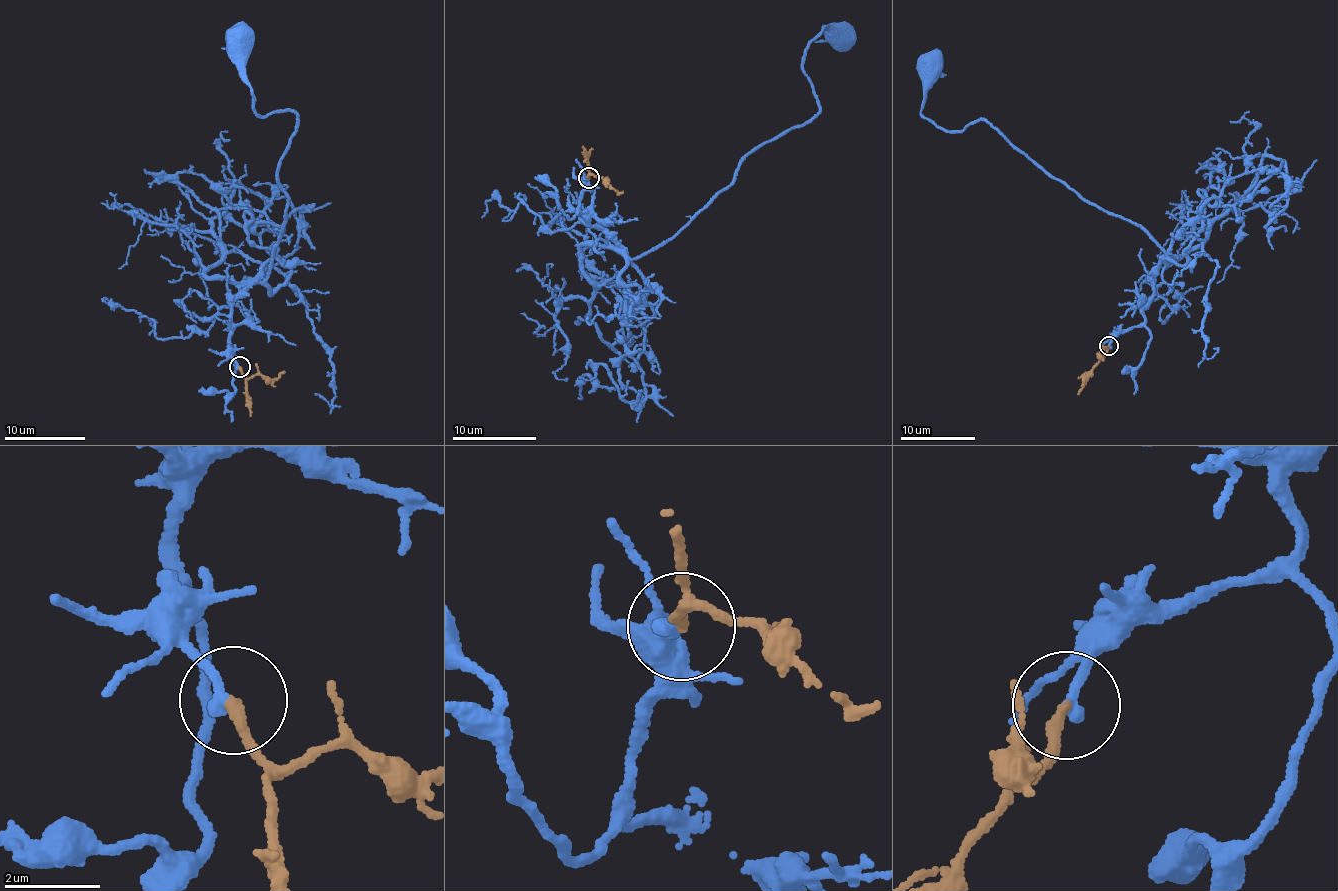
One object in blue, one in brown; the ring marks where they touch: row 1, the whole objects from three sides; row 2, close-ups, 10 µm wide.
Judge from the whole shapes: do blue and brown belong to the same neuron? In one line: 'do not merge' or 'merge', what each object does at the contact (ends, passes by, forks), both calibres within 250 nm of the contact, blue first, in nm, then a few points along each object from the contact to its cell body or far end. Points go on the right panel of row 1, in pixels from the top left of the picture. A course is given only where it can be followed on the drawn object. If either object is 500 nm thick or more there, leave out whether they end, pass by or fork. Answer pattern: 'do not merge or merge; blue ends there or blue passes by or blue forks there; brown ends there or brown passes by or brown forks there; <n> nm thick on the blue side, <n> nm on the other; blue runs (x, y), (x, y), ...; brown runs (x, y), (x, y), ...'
merge; blue ends there; brown ends there; 240 nm thick on the blue side, 240 nm on the other; blue runs (1108, 346), (1144, 320), (1165, 252), (987, 120), (937, 127), (921, 113), (933, 71); brown runs (1108, 346), (1078, 393)

